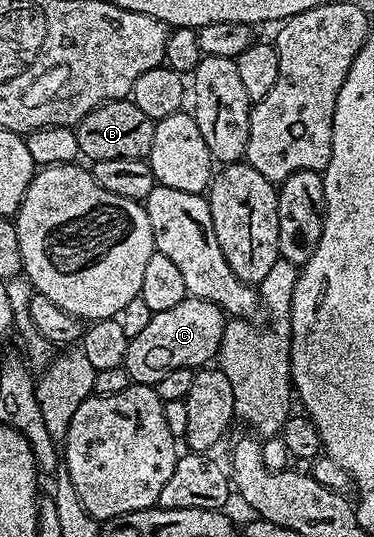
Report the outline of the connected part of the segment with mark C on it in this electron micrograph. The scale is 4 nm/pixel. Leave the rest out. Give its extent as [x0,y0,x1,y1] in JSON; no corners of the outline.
[123,296,225,387]

